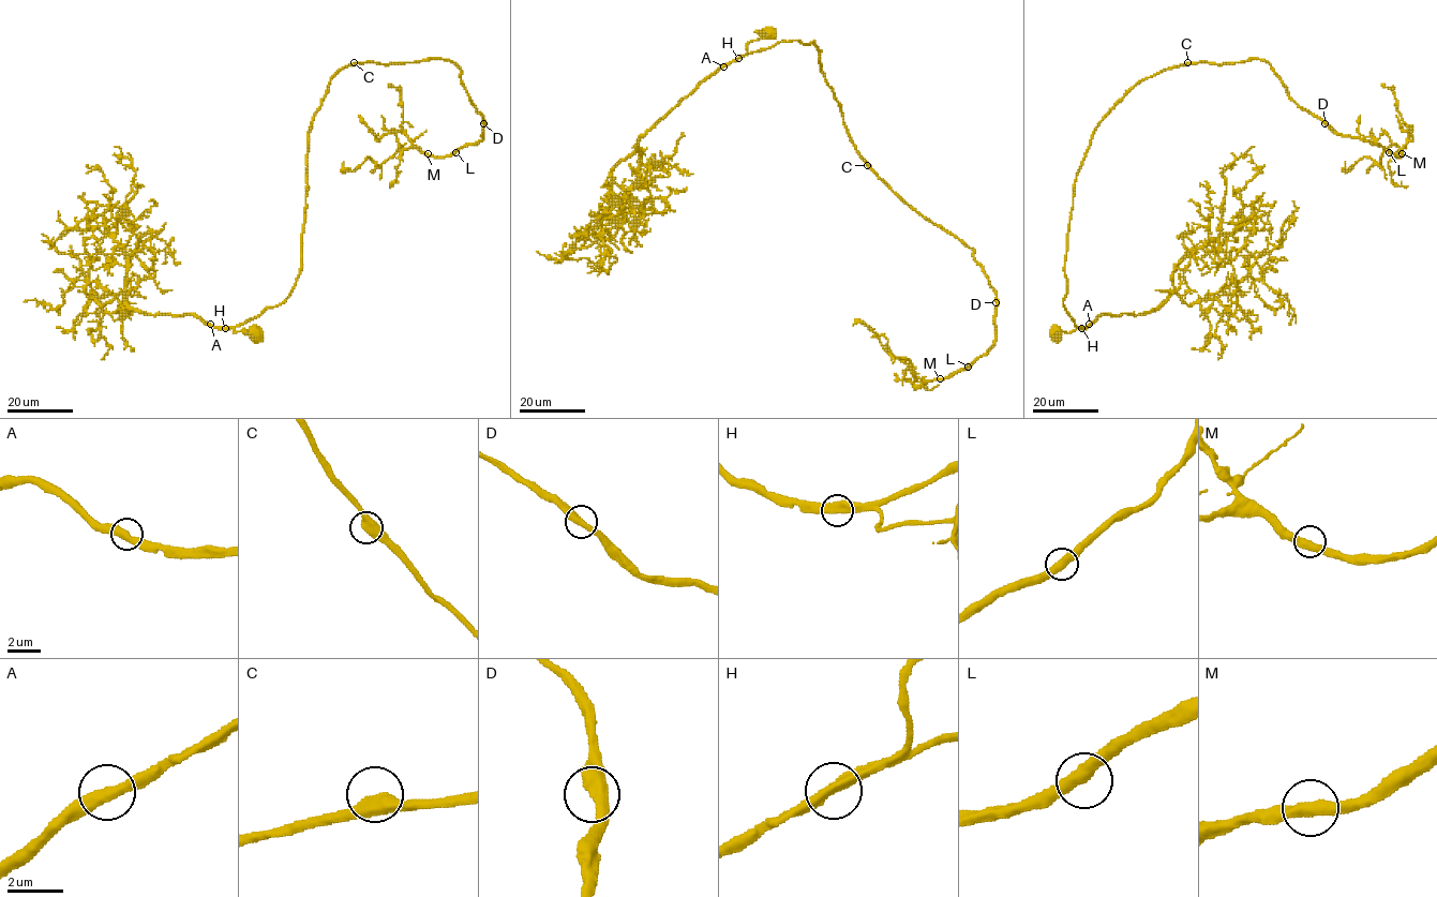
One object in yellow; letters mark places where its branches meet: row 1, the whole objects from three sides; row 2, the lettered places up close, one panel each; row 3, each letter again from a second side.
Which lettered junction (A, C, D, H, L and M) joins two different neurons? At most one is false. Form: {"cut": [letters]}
{"cut": []}

